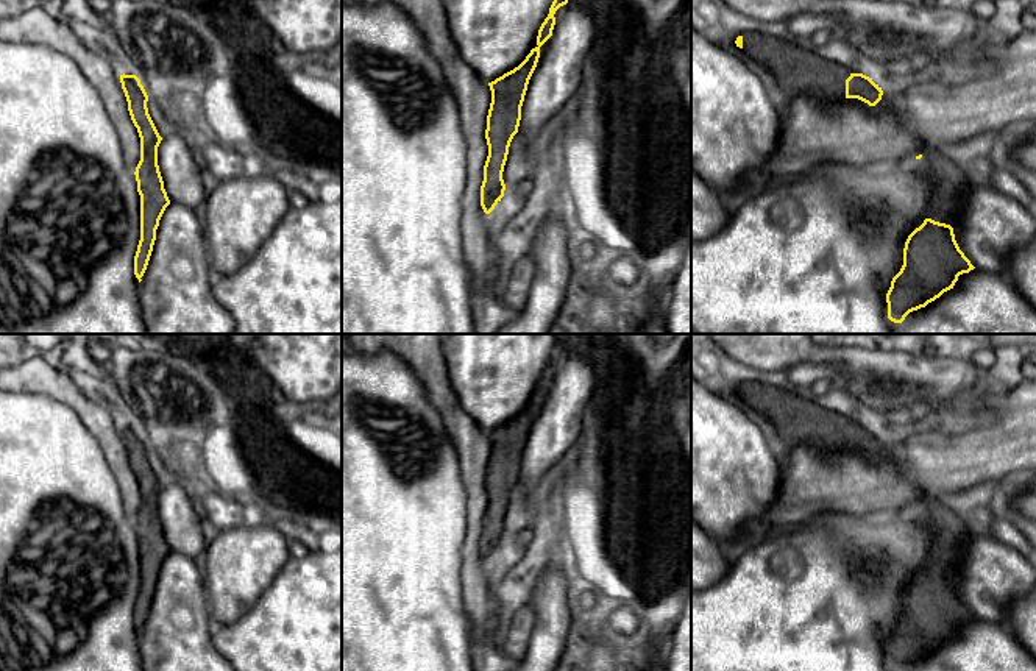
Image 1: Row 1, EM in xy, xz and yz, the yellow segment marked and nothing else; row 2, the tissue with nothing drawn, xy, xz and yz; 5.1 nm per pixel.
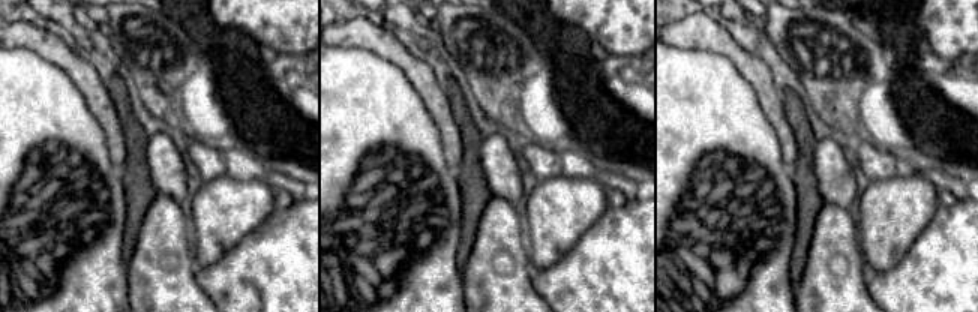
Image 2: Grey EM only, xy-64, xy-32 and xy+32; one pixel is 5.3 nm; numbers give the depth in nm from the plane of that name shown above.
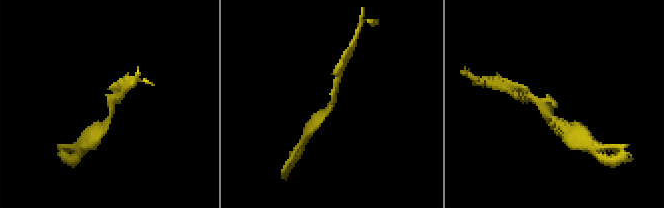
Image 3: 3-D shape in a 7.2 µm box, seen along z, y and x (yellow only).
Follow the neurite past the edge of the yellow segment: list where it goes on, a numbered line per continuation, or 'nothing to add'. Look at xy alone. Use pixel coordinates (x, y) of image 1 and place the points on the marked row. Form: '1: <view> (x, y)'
nothing to add

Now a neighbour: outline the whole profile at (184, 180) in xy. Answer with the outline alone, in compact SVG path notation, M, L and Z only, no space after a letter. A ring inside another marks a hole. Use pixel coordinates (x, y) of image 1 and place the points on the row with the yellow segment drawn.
M181 131L164 137L158 147L158 165L170 203L201 209L209 184L193 139Z

